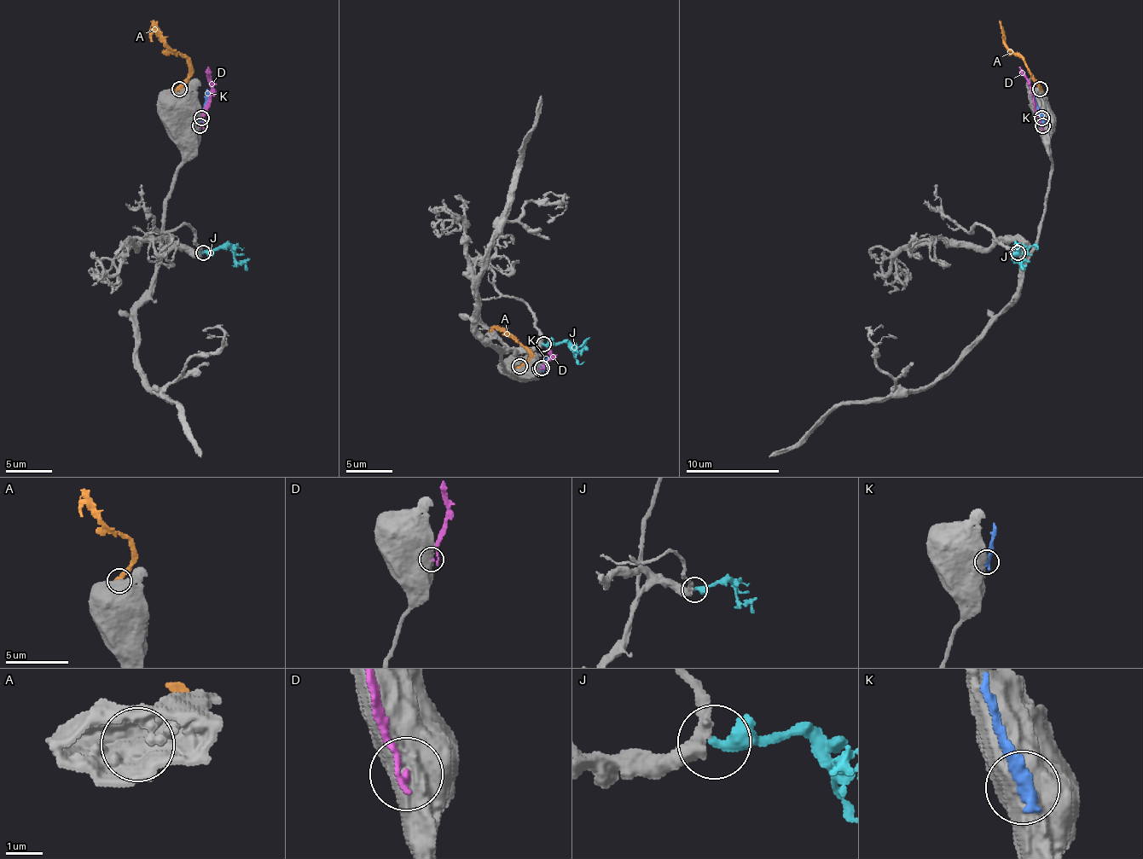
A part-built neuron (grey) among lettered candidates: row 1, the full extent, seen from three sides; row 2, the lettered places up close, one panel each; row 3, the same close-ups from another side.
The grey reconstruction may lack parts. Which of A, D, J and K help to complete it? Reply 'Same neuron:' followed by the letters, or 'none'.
Same neuron: none

